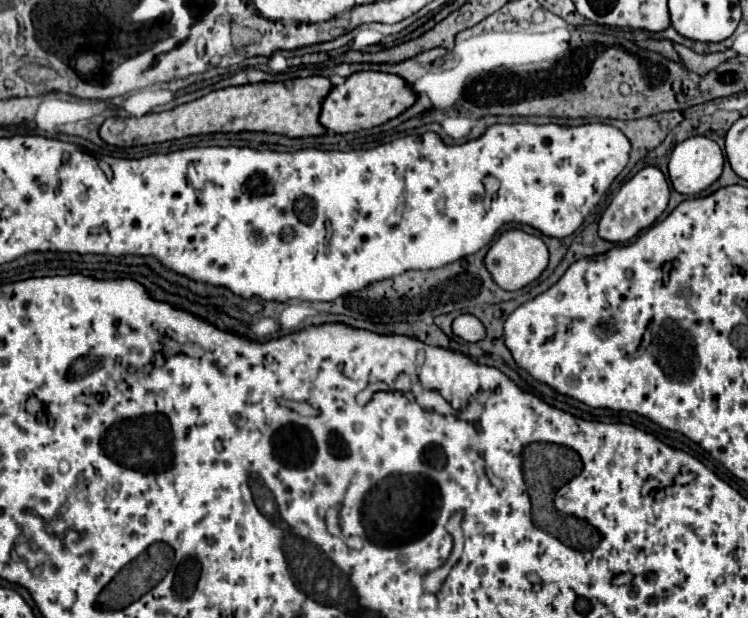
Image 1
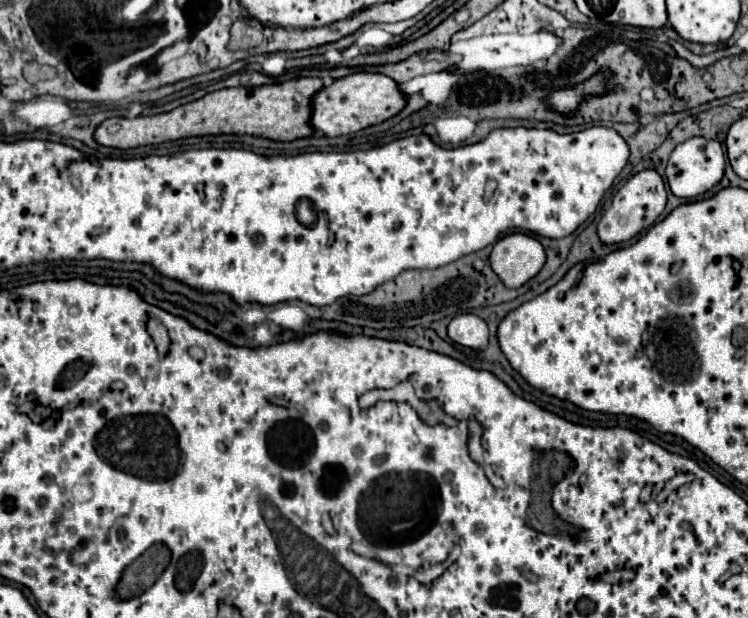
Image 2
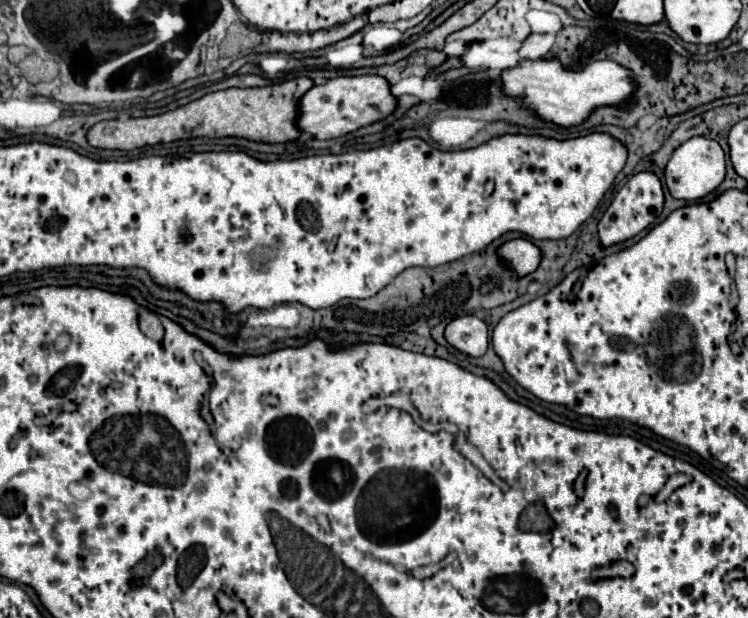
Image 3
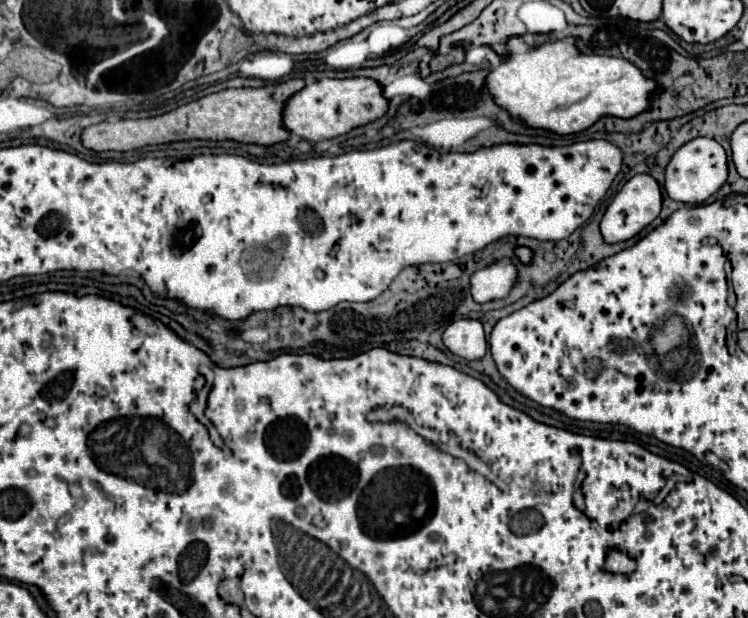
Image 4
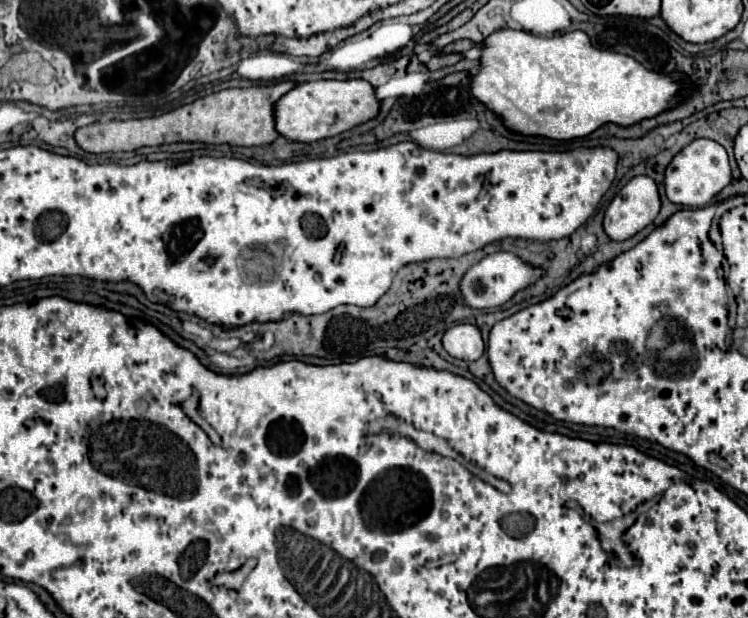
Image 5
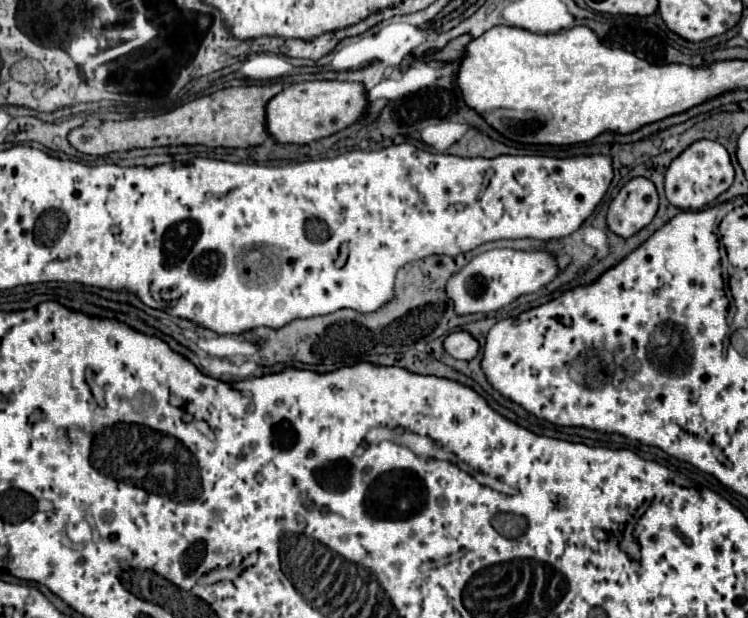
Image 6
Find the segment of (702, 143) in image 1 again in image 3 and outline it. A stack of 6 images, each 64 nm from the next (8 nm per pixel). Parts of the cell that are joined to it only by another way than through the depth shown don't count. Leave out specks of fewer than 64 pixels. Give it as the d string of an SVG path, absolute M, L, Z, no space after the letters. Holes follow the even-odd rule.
M694 136L688 142L684 142L680 148L676 148L664 170L666 186L668 186L668 192L672 194L672 198L686 200L686 202L696 202L696 200L704 198L706 194L714 192L722 184L724 176L726 176L724 150L716 140L710 140L704 136Z

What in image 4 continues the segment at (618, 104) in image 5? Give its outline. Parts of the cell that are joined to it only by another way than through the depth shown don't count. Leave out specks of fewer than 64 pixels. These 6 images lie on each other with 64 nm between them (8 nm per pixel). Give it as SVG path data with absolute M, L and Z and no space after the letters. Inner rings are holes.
M510 36L506 40L506 60L490 70L482 92L490 92L490 96L494 96L494 102L514 120L520 120L524 126L550 130L560 136L584 132L604 116L634 118L638 116L638 112L646 112L646 108L650 108L650 96L658 92L658 84L654 84L654 80L642 76L642 70L630 64L630 60L616 56L584 54L578 50L576 42L578 38L570 36L532 46L524 36Z

